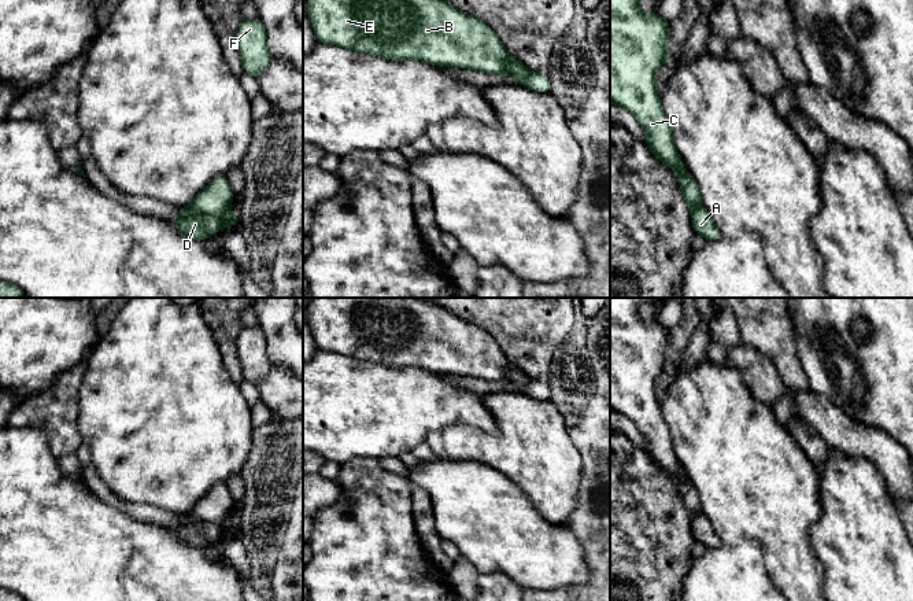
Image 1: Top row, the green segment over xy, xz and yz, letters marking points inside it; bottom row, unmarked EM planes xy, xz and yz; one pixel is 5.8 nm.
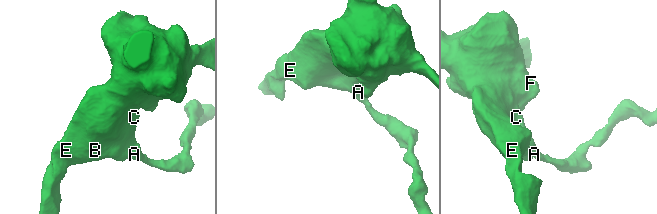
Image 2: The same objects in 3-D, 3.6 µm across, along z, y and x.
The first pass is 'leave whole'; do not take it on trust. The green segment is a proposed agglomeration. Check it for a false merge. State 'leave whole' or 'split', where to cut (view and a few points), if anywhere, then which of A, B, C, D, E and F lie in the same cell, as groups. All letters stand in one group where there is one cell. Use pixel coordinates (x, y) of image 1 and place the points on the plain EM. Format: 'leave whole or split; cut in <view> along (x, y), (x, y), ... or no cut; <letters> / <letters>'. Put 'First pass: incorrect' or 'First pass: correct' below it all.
split; cut in xy along (228, 513), (221, 523), (220, 535); A / B C D E F
First pass: incorrect

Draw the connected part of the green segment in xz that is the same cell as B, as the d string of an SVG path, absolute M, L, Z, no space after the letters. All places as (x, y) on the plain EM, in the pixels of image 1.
M311 298L307 317L318 351L396 368L418 366L439 375L506 381L518 391L531 381L507 360L491 333L425 298Z

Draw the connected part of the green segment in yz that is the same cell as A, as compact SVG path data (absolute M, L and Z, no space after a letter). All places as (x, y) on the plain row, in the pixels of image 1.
M703 512L691 519L691 531L695 541L702 542L707 549L724 545L724 542L713 531L711 523Z

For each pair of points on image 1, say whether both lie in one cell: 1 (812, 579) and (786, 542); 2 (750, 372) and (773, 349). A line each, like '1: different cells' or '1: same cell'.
1: same cell
2: different cells

